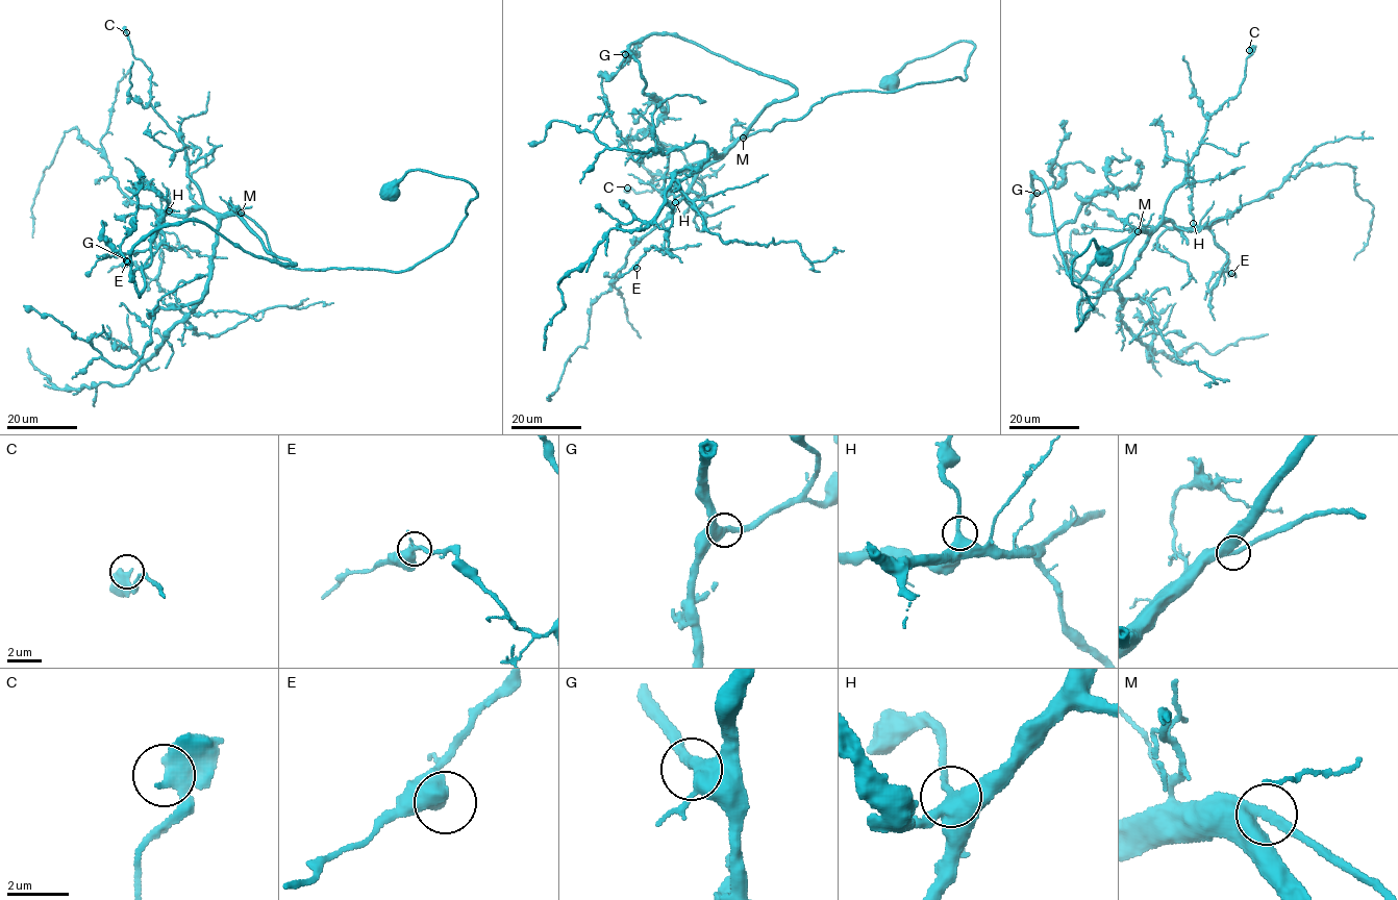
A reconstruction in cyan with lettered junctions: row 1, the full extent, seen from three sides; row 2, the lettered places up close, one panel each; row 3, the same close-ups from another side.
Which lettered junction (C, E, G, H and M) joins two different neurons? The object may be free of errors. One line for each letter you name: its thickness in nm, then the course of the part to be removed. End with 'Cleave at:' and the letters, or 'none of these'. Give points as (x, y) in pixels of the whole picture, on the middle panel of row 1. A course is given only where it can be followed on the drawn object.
Cleave at: none of these

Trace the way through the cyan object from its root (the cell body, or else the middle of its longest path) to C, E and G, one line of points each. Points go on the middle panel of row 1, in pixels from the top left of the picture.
C: (887, 84), (907, 61), (974, 45), (964, 80), (839, 92), (707, 163), (652, 175), (652, 191), (627, 188)
E: (887, 84), (974, 45), (964, 80), (839, 92), (738, 138), (664, 221), (669, 253), (637, 268)
G: (887, 84), (907, 61), (974, 45), (964, 80), (839, 92), (745, 138), (793, 86), (670, 34), (625, 54)

